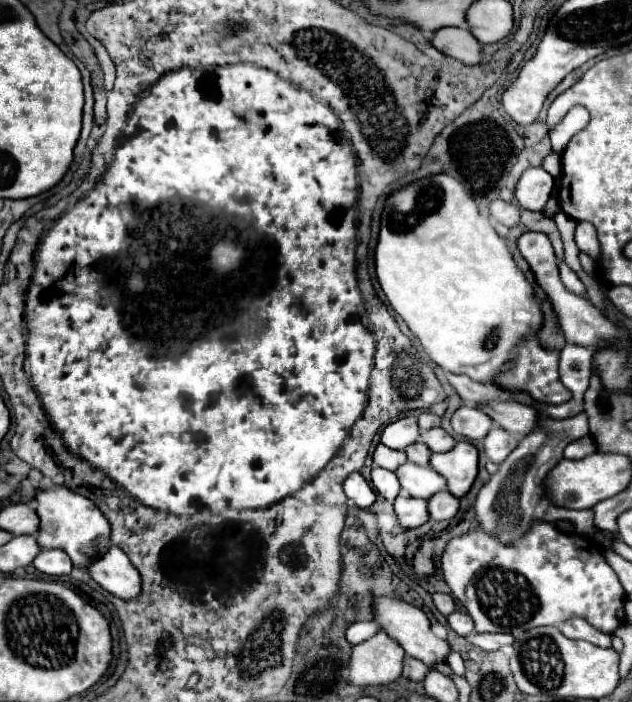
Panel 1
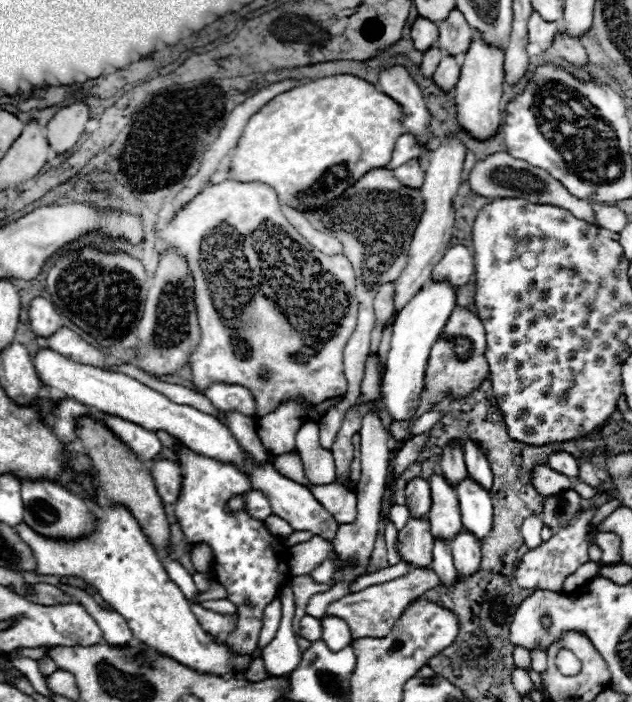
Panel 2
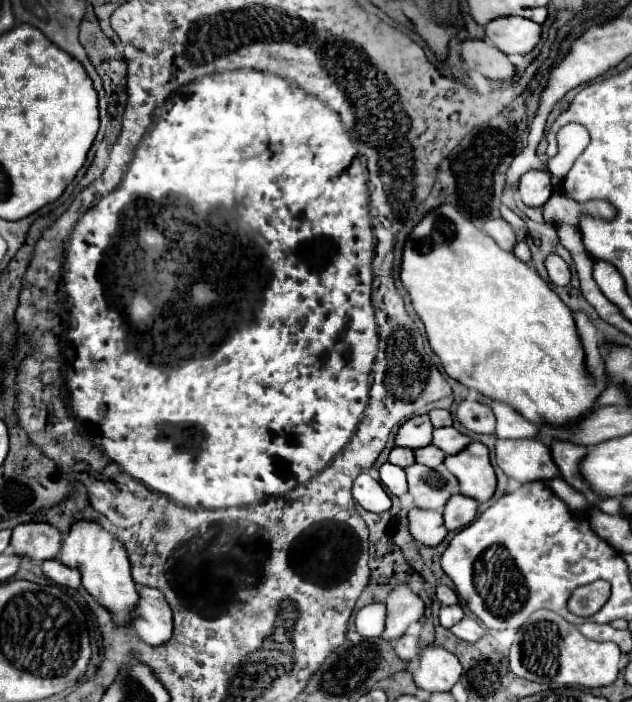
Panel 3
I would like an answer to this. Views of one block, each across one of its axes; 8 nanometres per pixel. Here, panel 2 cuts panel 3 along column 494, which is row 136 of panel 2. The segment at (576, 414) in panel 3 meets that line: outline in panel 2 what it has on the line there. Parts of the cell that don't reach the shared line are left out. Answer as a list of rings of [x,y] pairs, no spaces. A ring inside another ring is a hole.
[[[336,74],[326,76],[302,86],[296,86],[268,102],[258,114],[254,114],[234,148],[230,158],[232,178],[240,182],[264,182],[276,188],[280,200],[296,210],[318,208],[332,198],[340,196],[348,186],[352,186],[370,168],[384,168],[396,144],[396,138],[404,134],[402,106],[378,92],[374,84],[352,76]]]

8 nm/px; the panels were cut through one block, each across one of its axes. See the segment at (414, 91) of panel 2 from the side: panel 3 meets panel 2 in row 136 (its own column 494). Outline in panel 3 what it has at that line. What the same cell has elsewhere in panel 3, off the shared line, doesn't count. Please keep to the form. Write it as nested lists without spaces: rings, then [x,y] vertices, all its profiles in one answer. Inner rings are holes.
[[[474,398],[464,400],[458,410],[456,416],[460,420],[460,424],[476,434],[494,434],[494,426],[496,426],[496,418],[494,412],[490,408],[486,408],[484,404],[476,402]]]

